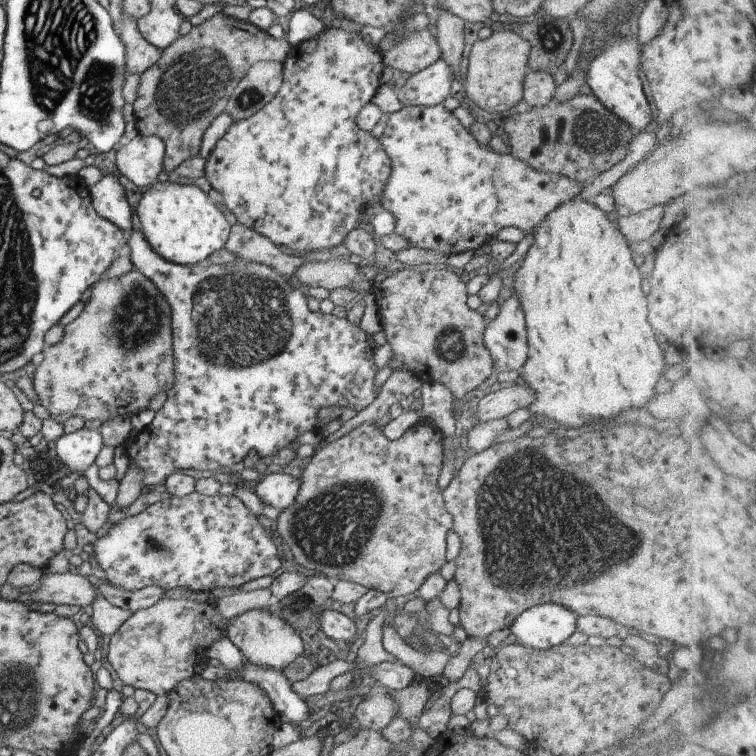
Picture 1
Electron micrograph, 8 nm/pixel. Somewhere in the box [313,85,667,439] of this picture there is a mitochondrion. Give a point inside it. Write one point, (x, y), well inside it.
(593, 135)

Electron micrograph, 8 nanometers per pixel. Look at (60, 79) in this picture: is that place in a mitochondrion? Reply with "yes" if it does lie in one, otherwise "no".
yes

